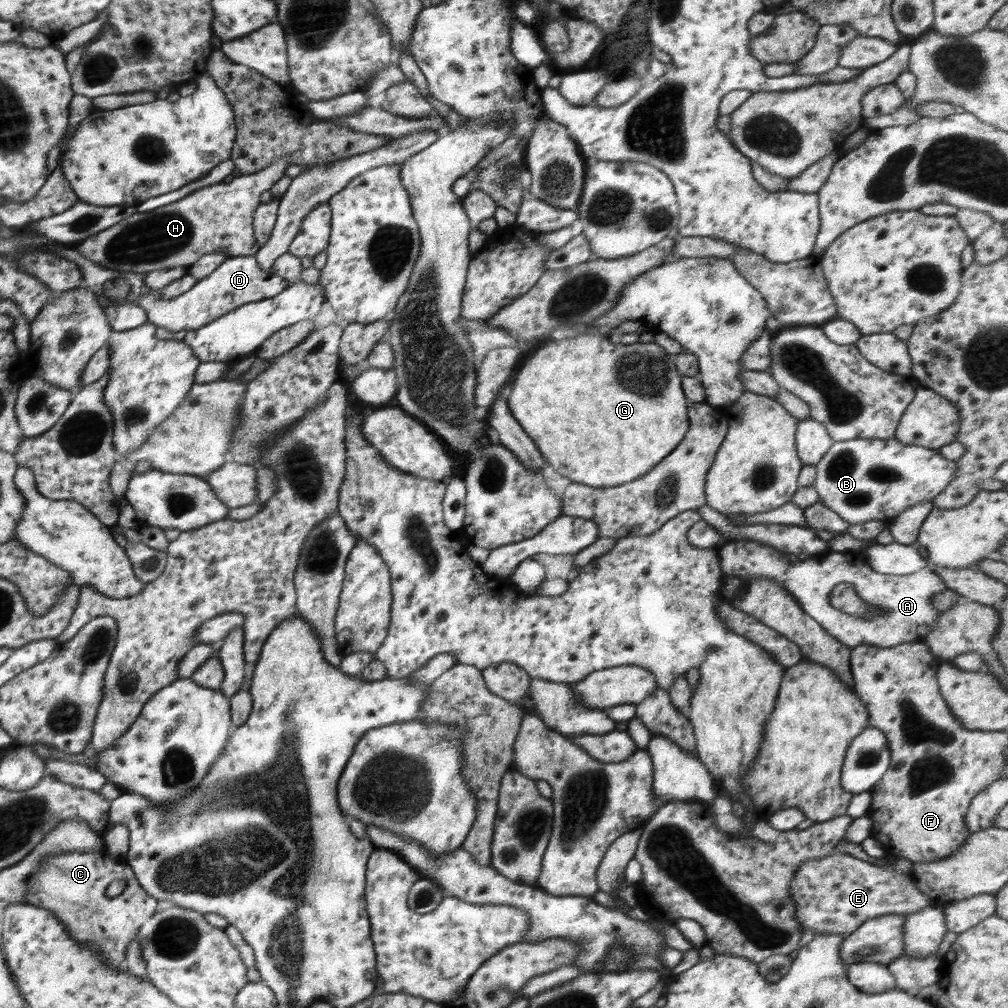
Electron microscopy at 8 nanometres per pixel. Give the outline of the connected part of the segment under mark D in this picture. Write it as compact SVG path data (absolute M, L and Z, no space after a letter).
M255 256L228 257L210 274L197 279L190 290L171 299L163 299L159 292L148 292L135 304L146 311L148 325L169 331L196 330L249 302L272 298L286 289L287 282L271 270L260 268Z

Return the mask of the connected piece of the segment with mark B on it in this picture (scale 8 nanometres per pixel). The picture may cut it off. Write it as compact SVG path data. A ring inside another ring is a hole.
M853 438L835 442L815 467L816 478L813 487L818 494L819 502L838 513L849 525L860 525L868 521L896 519L898 514L906 511L908 507L932 501L955 477L957 462L942 457L937 449L907 445L896 438Z

